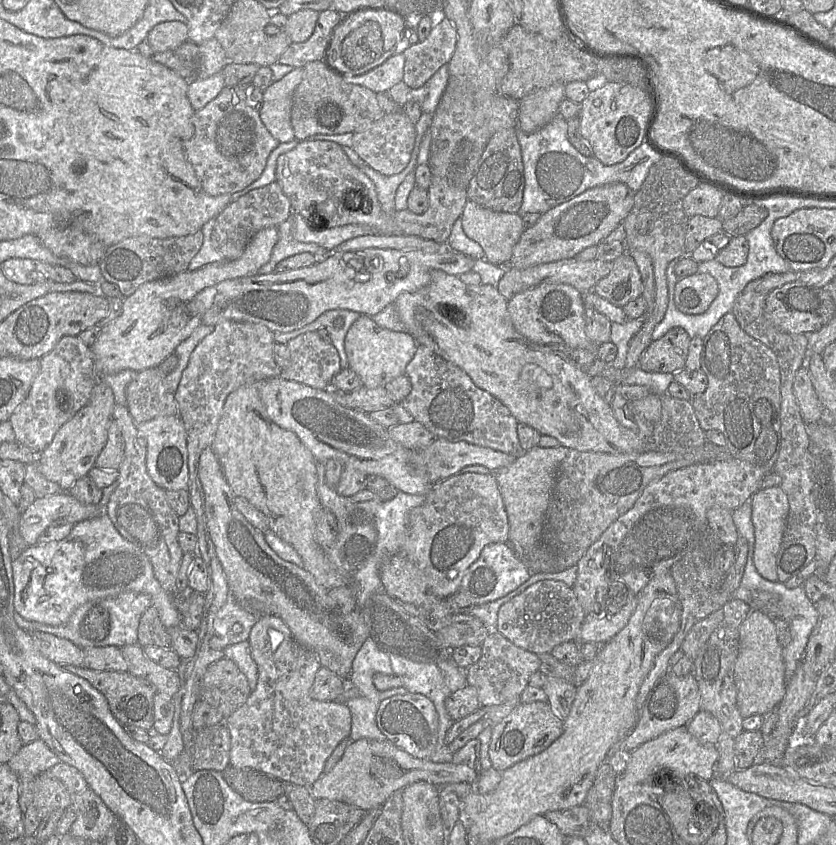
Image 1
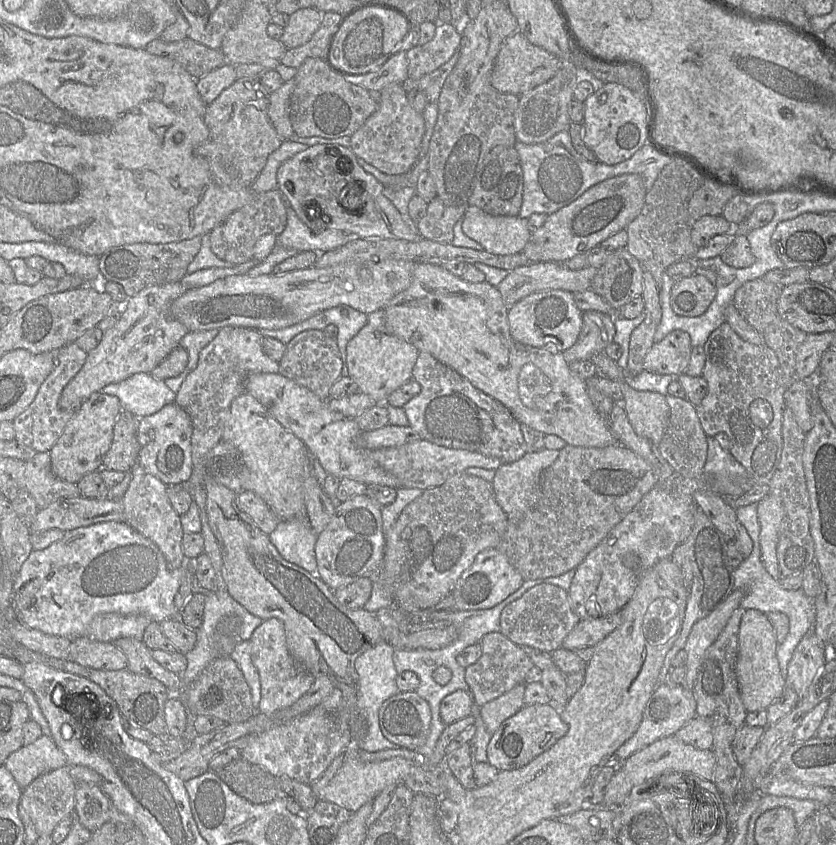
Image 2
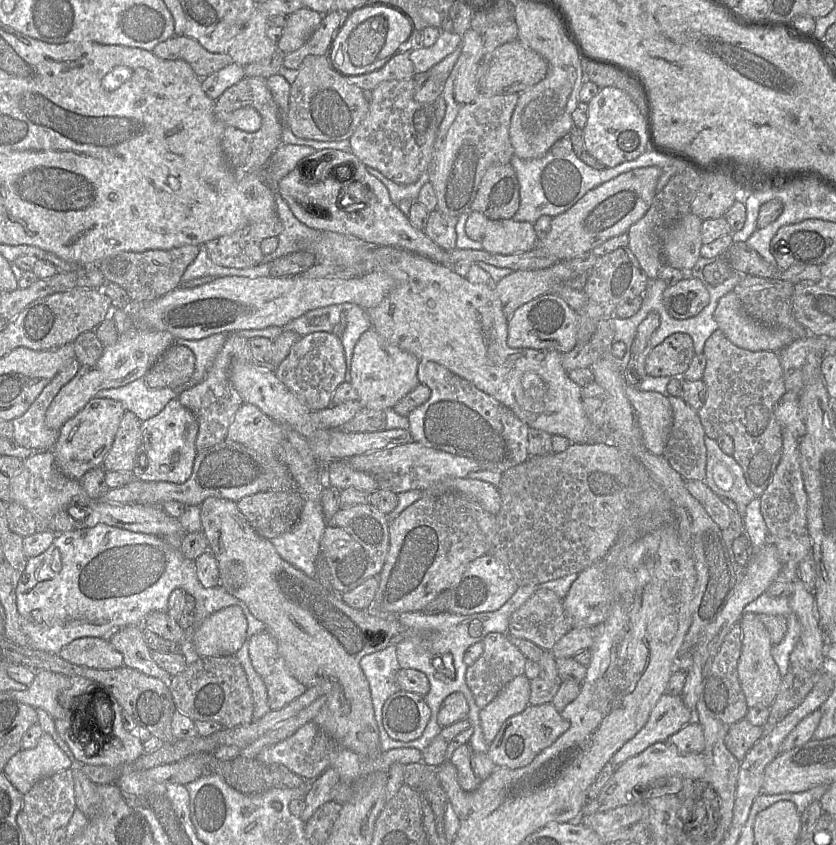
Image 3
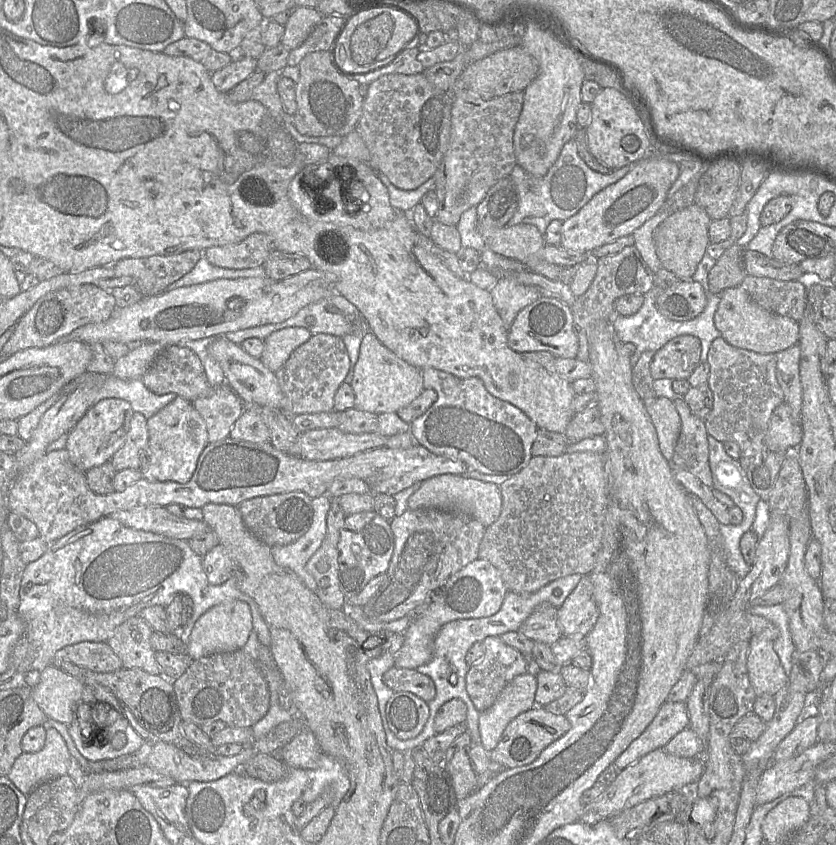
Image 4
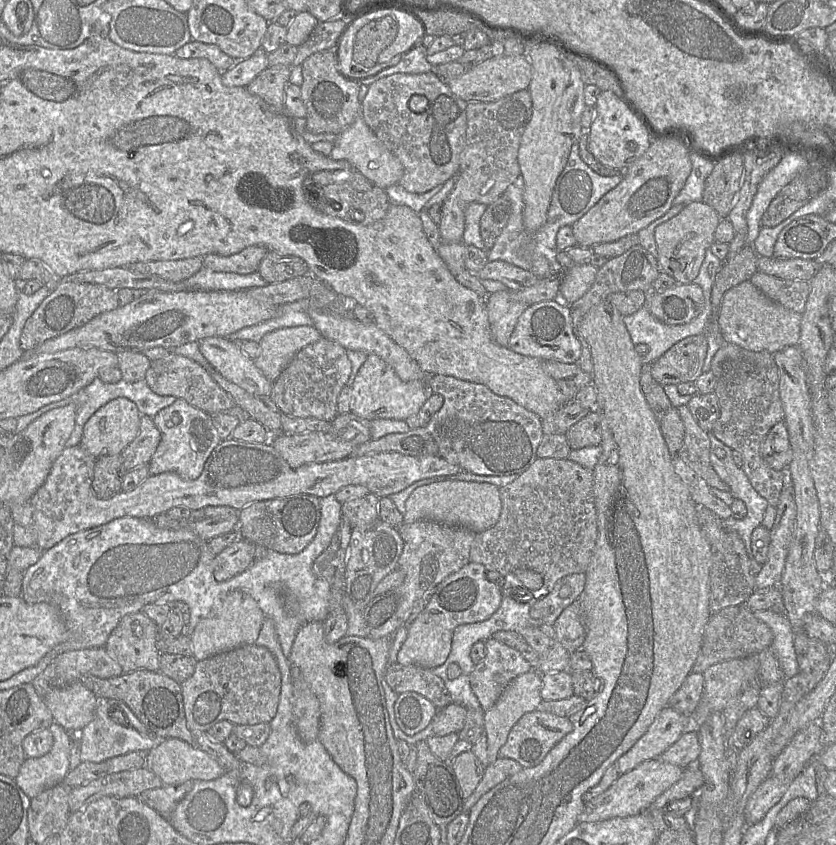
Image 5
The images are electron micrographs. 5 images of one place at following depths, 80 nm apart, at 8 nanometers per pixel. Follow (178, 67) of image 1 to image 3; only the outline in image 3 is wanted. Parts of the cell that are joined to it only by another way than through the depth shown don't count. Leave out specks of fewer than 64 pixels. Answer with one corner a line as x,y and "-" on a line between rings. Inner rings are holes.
174,35
157,44
152,52
161,59
186,61
201,79
233,62
228,53
212,53
186,35

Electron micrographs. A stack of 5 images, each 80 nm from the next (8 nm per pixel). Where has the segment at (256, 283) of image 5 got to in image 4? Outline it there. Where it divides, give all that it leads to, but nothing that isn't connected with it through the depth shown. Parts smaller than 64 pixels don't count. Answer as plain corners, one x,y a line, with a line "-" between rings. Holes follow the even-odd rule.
202,253
199,261
191,271
182,278
169,285
166,291
186,286
202,284
217,279
236,279
236,278
265,278
266,273
263,266
248,269
228,269
212,265

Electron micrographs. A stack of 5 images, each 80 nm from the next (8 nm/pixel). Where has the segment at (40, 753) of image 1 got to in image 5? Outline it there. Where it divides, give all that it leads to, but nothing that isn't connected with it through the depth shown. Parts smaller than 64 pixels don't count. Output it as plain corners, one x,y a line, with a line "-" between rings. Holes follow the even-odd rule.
55,722
48,729
53,735
51,750
38,758
26,758
14,779
30,799
64,782
70,771
70,751
73,742
70,733

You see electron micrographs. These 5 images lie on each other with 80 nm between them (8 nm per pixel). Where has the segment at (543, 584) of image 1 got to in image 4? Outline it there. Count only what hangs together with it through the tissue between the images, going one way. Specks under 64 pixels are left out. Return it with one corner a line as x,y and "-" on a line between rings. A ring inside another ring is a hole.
548,603
541,604
521,625
519,632
535,642
553,645
563,636
558,609

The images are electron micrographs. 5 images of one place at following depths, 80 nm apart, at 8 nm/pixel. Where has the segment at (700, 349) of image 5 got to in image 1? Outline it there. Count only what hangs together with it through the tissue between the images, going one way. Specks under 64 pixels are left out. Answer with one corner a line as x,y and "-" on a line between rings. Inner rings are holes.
671,328
660,339
651,341
640,357
638,367
647,372
663,373
685,368
690,340
683,328

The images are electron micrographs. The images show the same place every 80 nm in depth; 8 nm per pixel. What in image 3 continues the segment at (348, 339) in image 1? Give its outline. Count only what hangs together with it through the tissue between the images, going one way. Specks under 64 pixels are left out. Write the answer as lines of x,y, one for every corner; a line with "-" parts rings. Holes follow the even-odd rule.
372,327
358,339
351,359
350,383
358,393
363,408
385,410
393,408
420,382
417,377
419,359
389,343

